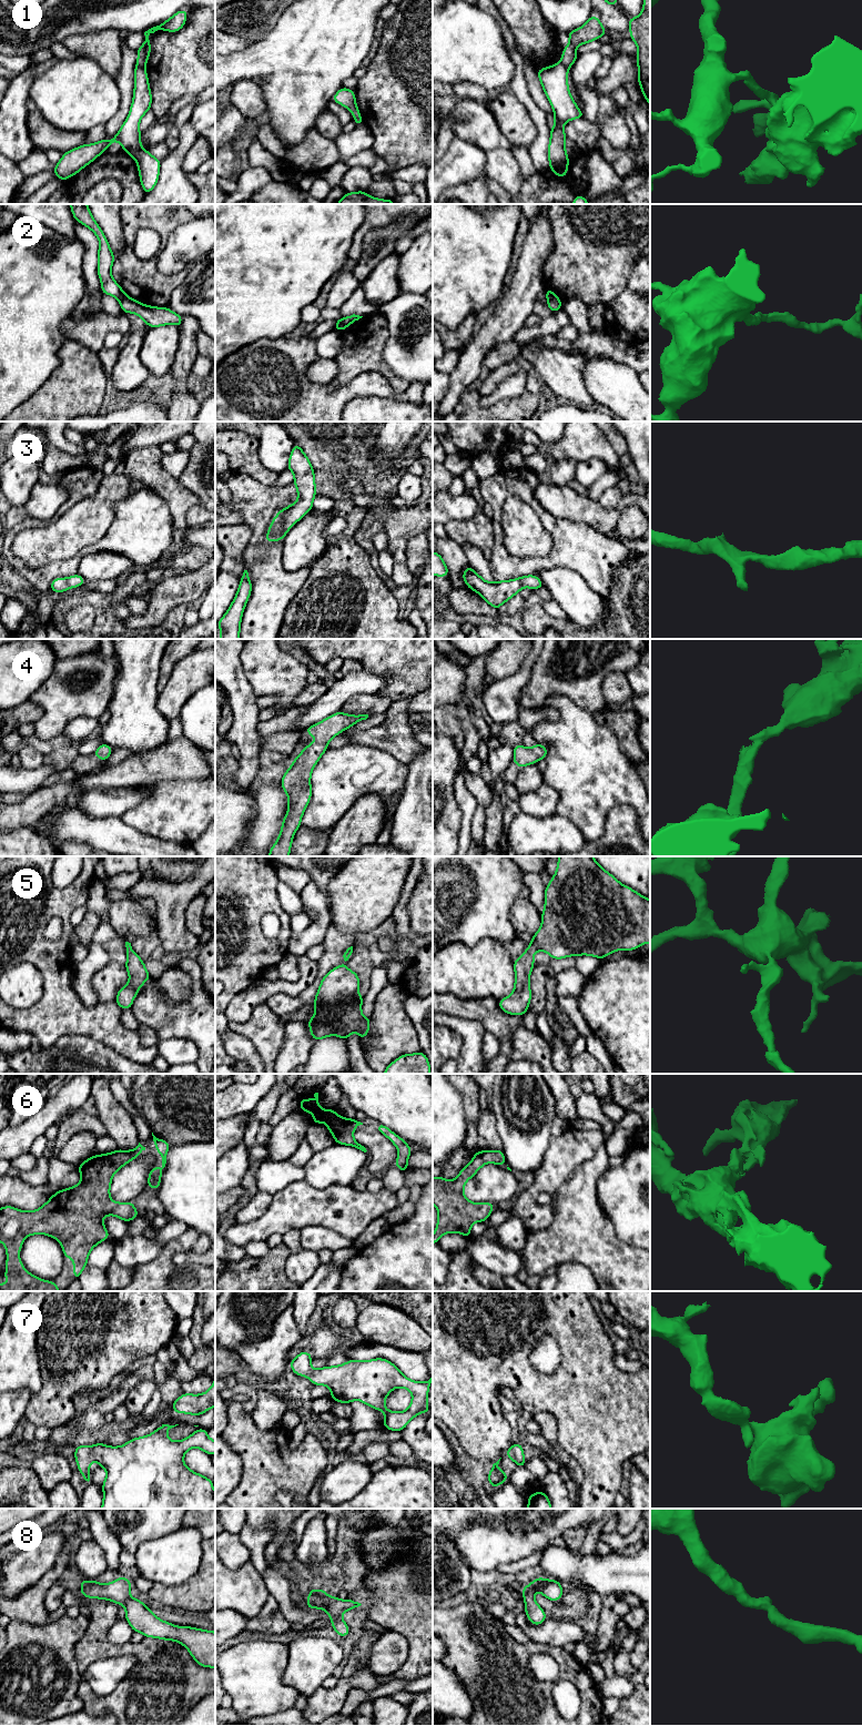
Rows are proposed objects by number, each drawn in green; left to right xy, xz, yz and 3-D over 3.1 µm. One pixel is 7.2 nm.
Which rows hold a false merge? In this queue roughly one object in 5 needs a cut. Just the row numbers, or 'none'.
1, 2

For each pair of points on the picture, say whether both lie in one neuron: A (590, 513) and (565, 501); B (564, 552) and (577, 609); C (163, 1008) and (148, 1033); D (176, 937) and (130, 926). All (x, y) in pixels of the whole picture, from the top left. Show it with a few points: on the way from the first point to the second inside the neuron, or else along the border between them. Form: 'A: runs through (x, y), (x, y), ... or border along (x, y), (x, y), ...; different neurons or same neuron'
A: runs through (584, 509), (571, 506); same neuron
B: border along (541, 569), (569, 568), (575, 570), (588, 586); different neurons
C: border along (140, 1024), (149, 1026), (160, 1039); different neurons
D: border along (156, 929), (154, 932); different neurons

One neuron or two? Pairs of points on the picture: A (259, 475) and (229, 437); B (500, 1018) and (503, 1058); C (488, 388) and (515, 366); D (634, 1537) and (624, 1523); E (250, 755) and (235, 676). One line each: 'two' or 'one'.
A: one
B: one
C: one
D: two
E: one

